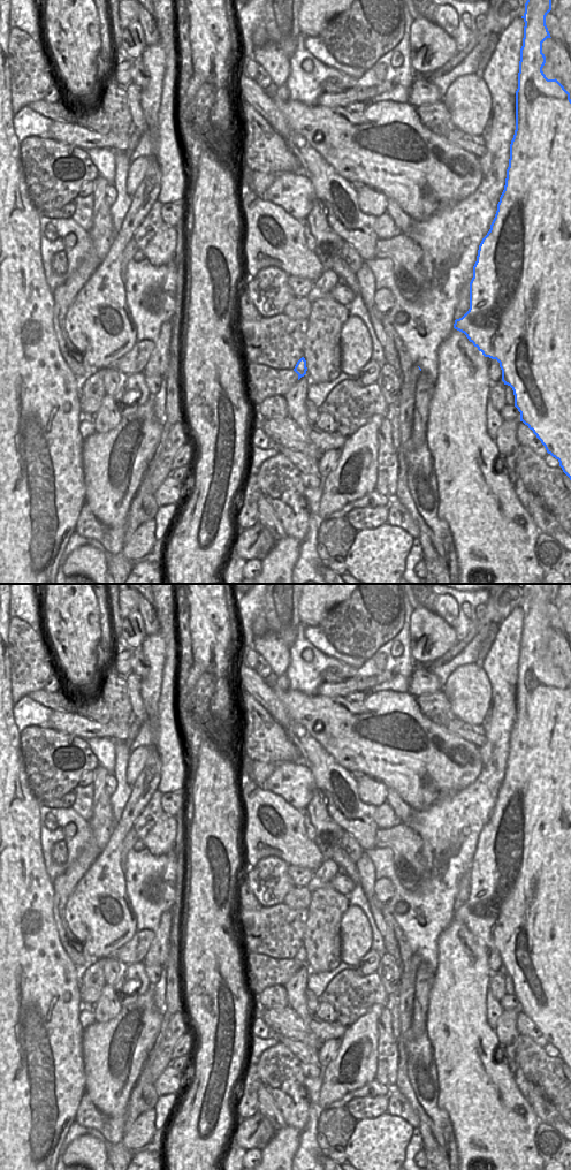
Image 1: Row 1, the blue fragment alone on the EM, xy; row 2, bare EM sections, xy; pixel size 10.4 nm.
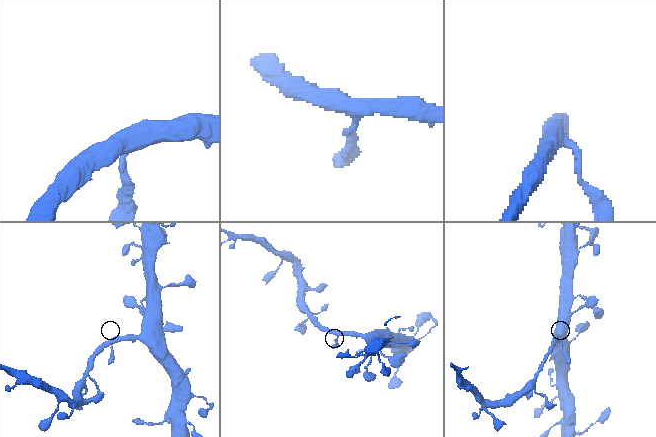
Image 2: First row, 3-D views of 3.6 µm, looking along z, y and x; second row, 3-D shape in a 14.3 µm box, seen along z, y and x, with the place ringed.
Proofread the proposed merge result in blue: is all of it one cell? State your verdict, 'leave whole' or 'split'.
leave whole

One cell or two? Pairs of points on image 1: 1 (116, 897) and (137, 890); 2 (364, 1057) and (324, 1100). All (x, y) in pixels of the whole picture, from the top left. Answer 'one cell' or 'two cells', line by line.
1: two cells
2: one cell

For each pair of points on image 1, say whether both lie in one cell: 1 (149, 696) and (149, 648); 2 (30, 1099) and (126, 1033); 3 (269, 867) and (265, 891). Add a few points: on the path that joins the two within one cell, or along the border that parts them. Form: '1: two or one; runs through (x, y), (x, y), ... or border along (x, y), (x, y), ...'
1: one; runs through (151, 684), (154, 676), (154, 660)
2: two; border along (81, 1035), (85, 1088)
3: one; runs through (272, 873), (275, 878), (269, 886)

